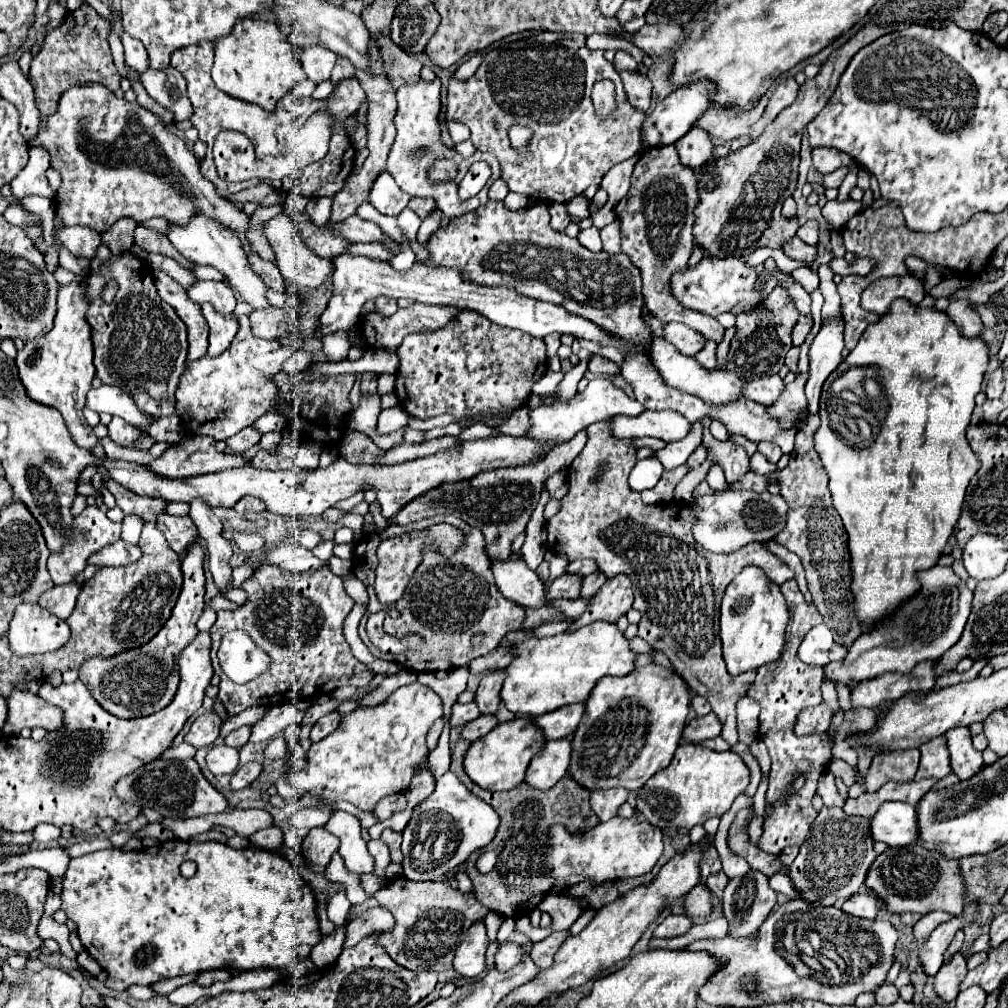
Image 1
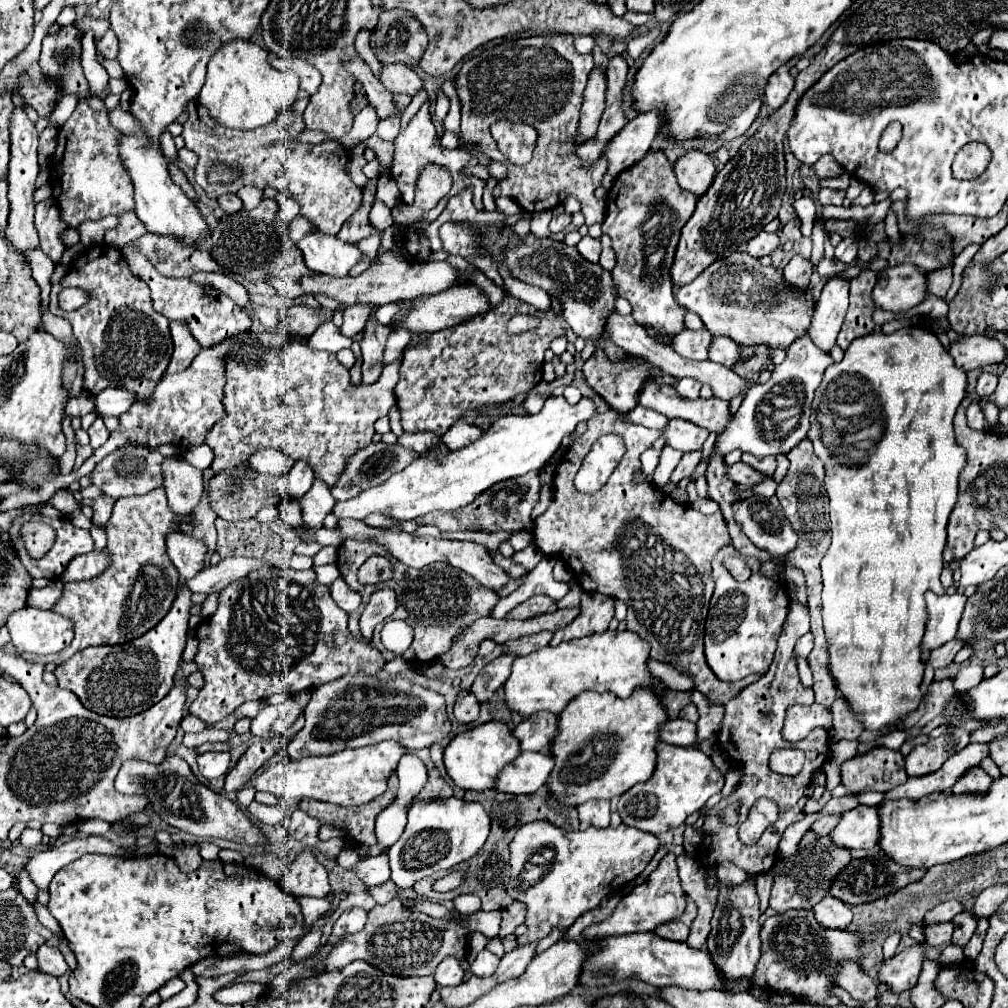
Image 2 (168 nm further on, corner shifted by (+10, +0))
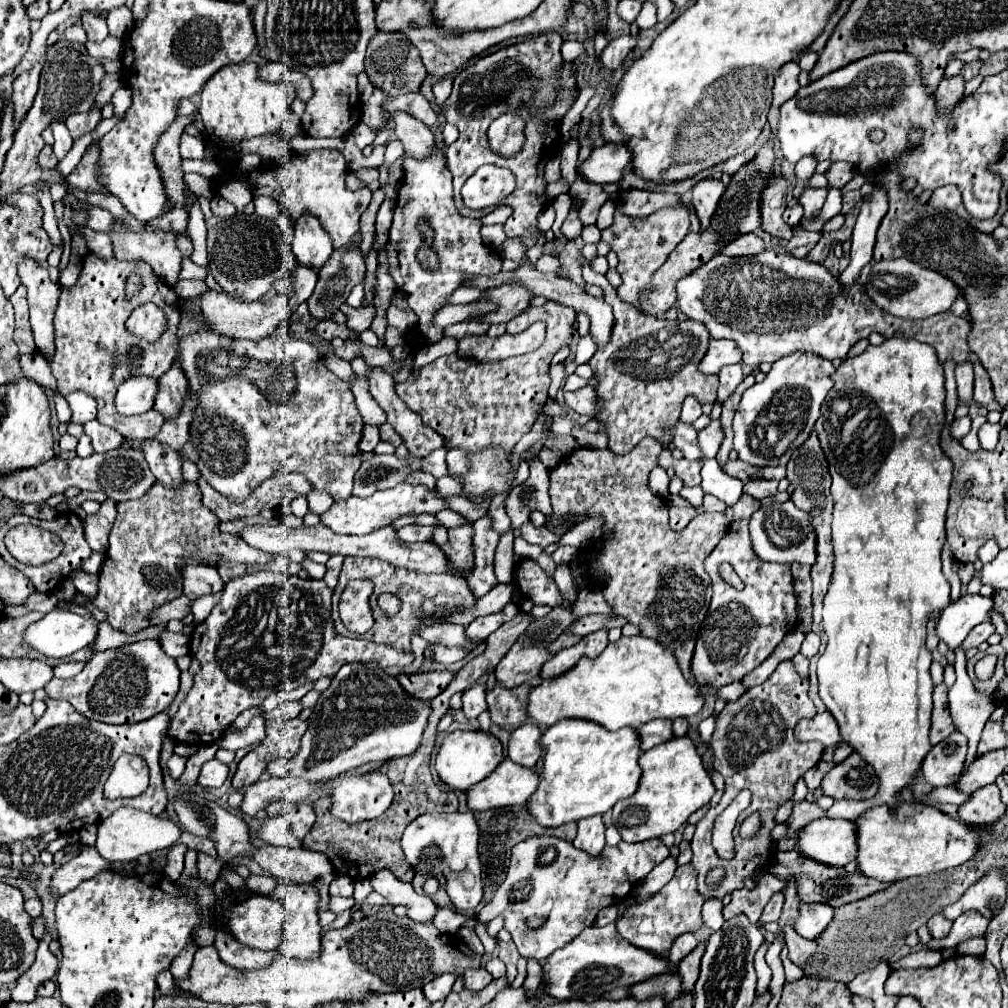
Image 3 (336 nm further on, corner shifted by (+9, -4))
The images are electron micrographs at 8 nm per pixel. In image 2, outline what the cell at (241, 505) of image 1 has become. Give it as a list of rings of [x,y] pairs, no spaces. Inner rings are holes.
[[[249,471],[249,477],[241,483],[235,495],[227,495],[223,475],[215,475],[209,479],[207,499],[211,509],[225,521],[241,521],[257,515],[259,509],[267,505],[277,505],[283,501],[283,495],[277,493],[275,477],[261,475],[257,471]]]

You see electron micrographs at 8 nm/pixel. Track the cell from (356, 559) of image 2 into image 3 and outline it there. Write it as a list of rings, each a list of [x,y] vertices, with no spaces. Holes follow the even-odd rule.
[[[346,557],[344,559],[344,565],[342,565],[342,573],[340,573],[340,581],[334,589],[334,595],[332,595],[332,617],[336,621],[336,631],[344,637],[354,637],[354,633],[350,633],[340,615],[338,615],[338,599],[344,591],[344,587],[348,585],[348,581],[352,579],[372,579],[374,581],[374,593],[370,597],[370,607],[372,607],[372,613],[374,613],[374,625],[370,631],[366,631],[364,635],[360,635],[360,639],[366,639],[366,641],[374,641],[374,643],[384,643],[396,651],[402,651],[402,653],[410,653],[410,641],[414,635],[418,635],[418,631],[422,627],[426,627],[426,619],[428,617],[448,617],[452,615],[452,611],[456,607],[464,607],[464,609],[470,609],[476,605],[476,597],[474,593],[470,591],[466,579],[460,579],[458,575],[448,575],[448,573],[442,573],[442,575],[422,575],[422,573],[412,573],[412,571],[406,571],[406,569],[396,569],[392,567],[390,563],[386,561],[380,561],[380,559],[368,559],[368,557]],[[376,591],[390,591],[394,595],[398,595],[402,599],[402,607],[400,607],[400,613],[396,617],[386,617],[380,609],[376,609]]]

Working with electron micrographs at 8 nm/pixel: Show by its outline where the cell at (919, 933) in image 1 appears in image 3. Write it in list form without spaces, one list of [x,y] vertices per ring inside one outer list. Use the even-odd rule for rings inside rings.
[[[990,869],[978,883],[974,883],[960,901],[954,905],[944,907],[944,917],[948,921],[954,921],[958,915],[976,909],[984,917],[992,919],[996,913],[1000,913],[1000,907],[1004,907],[1006,899],[1006,883],[1004,883],[1004,873],[998,869]]]

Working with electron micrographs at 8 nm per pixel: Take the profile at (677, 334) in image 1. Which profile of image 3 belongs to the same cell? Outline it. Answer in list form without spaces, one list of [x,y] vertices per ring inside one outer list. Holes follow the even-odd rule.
[[[712,341],[704,359],[700,361],[700,371],[718,373],[722,365],[732,365],[742,361],[742,351],[732,341]]]

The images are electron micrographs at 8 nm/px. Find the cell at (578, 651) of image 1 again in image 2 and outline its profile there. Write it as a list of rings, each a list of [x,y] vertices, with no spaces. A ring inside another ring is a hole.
[[[605,631],[601,635],[573,639],[559,647],[543,647],[525,657],[515,657],[511,675],[505,683],[505,699],[511,711],[529,717],[537,711],[551,711],[559,715],[571,699],[583,691],[613,693],[619,699],[627,699],[637,687],[649,689],[657,697],[663,697],[665,687],[655,683],[647,661],[651,645],[631,631]]]

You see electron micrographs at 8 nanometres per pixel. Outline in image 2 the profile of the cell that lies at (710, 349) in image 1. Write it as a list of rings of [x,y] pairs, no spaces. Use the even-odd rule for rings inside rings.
[[[679,379],[677,385],[675,385],[677,393],[681,393],[681,397],[687,397],[687,399],[697,399],[699,397],[699,391],[701,391],[701,383],[697,379]]]

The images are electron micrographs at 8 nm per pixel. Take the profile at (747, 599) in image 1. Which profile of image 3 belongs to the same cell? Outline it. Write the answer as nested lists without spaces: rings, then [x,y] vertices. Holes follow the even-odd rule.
[[[734,521],[730,525],[726,537],[706,557],[704,567],[712,577],[714,595],[698,633],[692,659],[692,675],[698,685],[706,683],[712,687],[722,687],[740,681],[746,673],[756,669],[784,639],[784,635],[796,629],[796,597],[790,565],[766,563],[752,551],[748,521]],[[722,561],[728,561],[734,567],[744,583],[742,591],[730,587],[718,575],[718,565]]]

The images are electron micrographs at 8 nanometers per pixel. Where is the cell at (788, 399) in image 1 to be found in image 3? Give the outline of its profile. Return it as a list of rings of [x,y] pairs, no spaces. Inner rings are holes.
[[[796,353],[787,355],[774,362],[770,373],[762,383],[754,383],[750,389],[744,391],[742,401],[738,405],[738,411],[734,415],[734,449],[738,451],[738,457],[746,463],[752,463],[756,467],[766,465],[786,465],[792,457],[792,453],[808,439],[808,435],[814,429],[814,423],[820,415],[820,405],[826,399],[828,391],[832,389],[830,375],[834,373],[834,365],[828,359],[820,359],[812,353]]]

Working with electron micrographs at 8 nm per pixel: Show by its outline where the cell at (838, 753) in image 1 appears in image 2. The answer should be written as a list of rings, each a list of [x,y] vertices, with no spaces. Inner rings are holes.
[[[867,792],[867,793],[861,793],[857,795],[857,798],[860,802],[860,804],[864,804],[867,806],[876,806],[882,803],[882,800],[884,800],[884,793],[882,792]]]

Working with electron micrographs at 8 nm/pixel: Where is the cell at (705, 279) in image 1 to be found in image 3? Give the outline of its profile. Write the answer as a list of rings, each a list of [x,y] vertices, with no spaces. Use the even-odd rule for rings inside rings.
[[[766,249],[760,255],[752,255],[752,257],[728,257],[728,255],[712,257],[708,263],[704,263],[692,275],[688,275],[678,283],[676,305],[688,319],[704,323],[712,339],[736,341],[744,353],[746,365],[758,365],[762,361],[774,363],[796,351],[810,351],[824,359],[836,359],[836,357],[844,359],[856,341],[868,337],[874,331],[882,333],[886,339],[910,337],[928,343],[938,351],[940,363],[944,363],[948,357],[952,357],[956,363],[964,363],[966,353],[970,351],[966,343],[970,323],[962,317],[956,317],[952,311],[944,311],[928,319],[892,317],[884,313],[868,295],[862,293],[860,283],[856,283],[848,295],[842,295],[838,281],[830,275],[830,271],[824,265],[808,263],[804,259],[794,259],[784,251],[776,251],[776,249]]]

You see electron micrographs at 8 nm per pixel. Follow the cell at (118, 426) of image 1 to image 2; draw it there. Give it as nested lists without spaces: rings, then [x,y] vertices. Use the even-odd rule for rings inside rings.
[[[97,417],[93,421],[93,425],[89,427],[89,439],[91,439],[91,447],[93,449],[99,449],[107,439],[109,439],[109,429],[105,427],[105,423],[101,421],[101,417]]]

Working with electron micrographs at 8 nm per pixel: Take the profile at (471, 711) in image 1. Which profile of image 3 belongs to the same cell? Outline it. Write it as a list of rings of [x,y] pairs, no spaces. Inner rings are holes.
[[[474,685],[468,691],[464,691],[462,697],[462,711],[468,719],[478,717],[482,711],[486,711],[486,691],[482,685]]]

